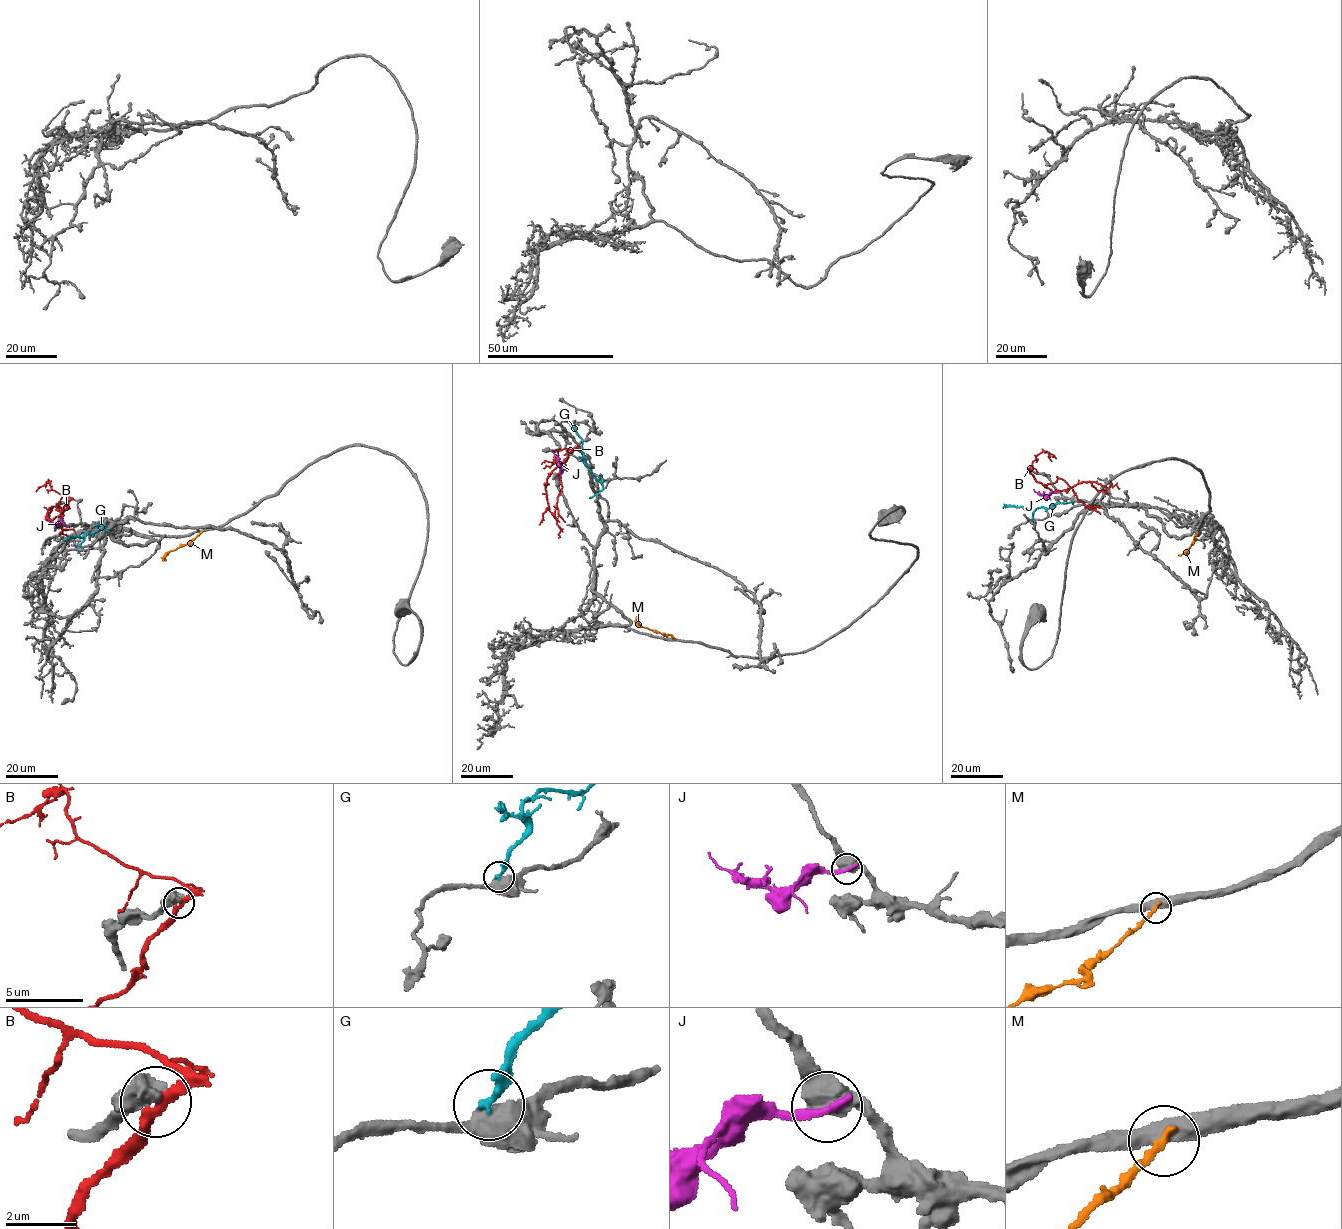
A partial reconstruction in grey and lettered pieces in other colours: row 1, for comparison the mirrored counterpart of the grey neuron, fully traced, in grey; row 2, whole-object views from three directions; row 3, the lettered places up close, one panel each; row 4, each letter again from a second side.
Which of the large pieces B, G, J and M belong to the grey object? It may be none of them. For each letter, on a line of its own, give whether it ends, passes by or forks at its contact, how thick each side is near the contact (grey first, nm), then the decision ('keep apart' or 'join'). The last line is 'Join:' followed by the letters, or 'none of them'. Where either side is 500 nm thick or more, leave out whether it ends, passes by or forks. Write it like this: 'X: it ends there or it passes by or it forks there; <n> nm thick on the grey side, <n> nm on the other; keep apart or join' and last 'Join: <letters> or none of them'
B: 650 nm thick on the grey side, 280 nm on the other; keep apart
G: 500 nm thick on the grey side, 320 nm on the other; keep apart
J: 550 nm thick on the grey side, 280 nm on the other; keep apart
M: it ends there; 440 nm thick on the grey side, 220 nm on the other; keep apart
Join: none of them

